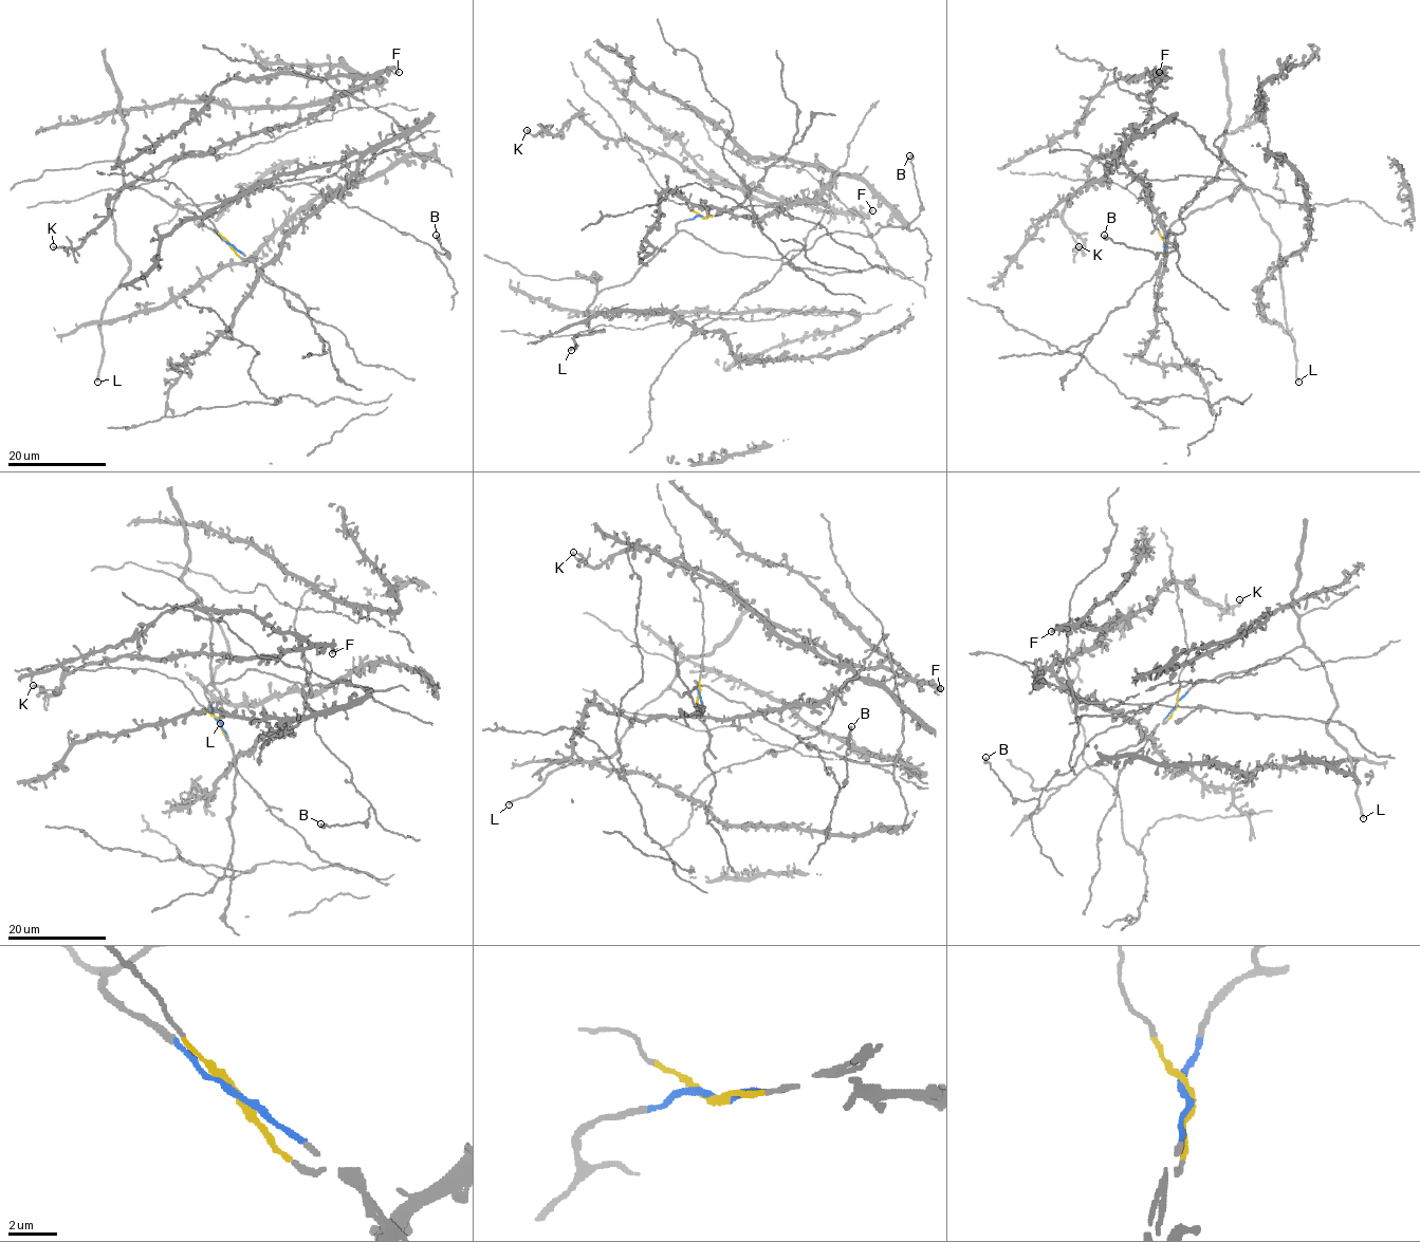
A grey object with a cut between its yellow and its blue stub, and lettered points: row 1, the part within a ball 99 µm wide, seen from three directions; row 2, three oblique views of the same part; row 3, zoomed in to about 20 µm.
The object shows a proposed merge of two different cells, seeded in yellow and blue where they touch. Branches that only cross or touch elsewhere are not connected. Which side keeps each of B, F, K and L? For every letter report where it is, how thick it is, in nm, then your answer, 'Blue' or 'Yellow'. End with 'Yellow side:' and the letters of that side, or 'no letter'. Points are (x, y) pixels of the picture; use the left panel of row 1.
B: Place: (436, 235). Thickness 400 nm. Blue
F: Place: (399, 72). Thickness 320 nm. Yellow
K: Place: (53, 246). Thickness 360 nm. Yellow
L: Place: (97, 382). Thickness 360 nm. Blue
Yellow side: F, K

